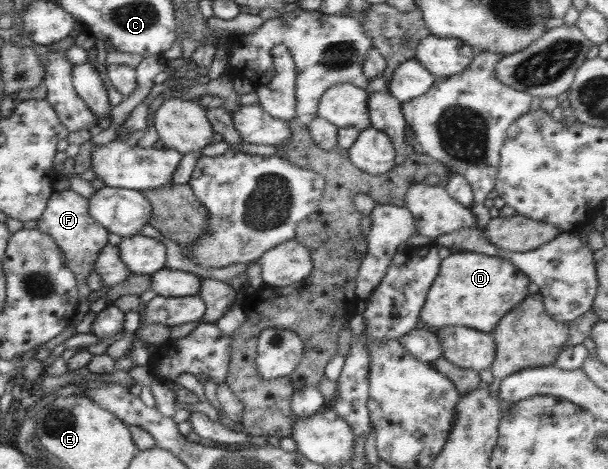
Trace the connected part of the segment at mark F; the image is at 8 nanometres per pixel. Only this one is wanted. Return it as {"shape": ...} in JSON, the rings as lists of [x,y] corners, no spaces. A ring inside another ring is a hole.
{"shape":[[[73,190],[54,191],[46,203],[46,209],[37,219],[37,229],[42,233],[50,235],[51,239],[58,244],[60,251],[65,257],[65,263],[74,272],[78,281],[78,307],[75,316],[70,323],[72,326],[82,321],[84,316],[89,311],[89,295],[91,291],[86,286],[89,273],[94,270],[94,264],[98,259],[100,250],[109,244],[109,232],[105,227],[94,221],[94,218],[89,214],[88,200],[82,195]]]}

